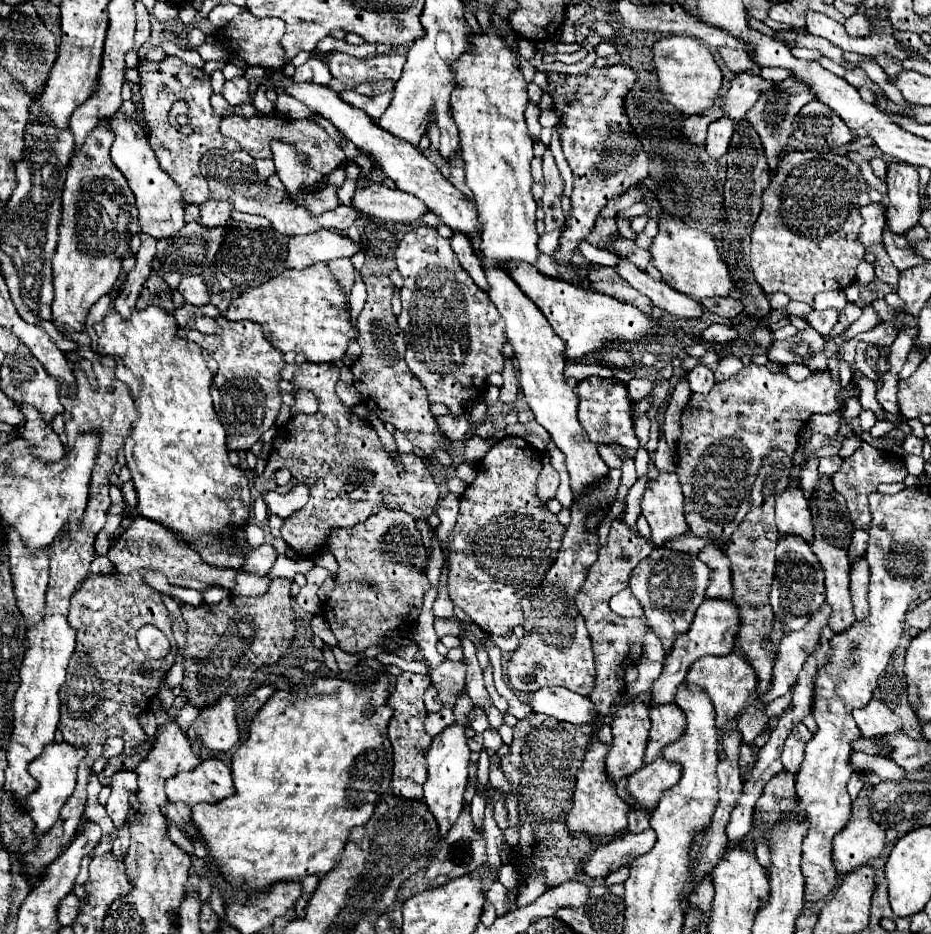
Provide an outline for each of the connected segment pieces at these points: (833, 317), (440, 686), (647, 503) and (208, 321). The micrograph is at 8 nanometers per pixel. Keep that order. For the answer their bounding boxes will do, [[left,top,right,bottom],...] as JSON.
[[803,309,839,335],[431,659,466,705],[641,471,687,547],[193,317,219,333]]

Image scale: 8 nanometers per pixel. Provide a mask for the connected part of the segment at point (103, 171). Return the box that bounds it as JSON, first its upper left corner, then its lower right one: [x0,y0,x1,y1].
[53,119,139,333]

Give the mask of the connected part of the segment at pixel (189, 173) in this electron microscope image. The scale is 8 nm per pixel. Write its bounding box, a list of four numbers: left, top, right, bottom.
[137,57,241,205]

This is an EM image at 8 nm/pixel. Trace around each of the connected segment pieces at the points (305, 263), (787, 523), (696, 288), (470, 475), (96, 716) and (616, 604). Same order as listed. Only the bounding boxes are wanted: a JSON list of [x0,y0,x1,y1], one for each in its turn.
[[287,231,363,269],[775,483,813,543],[649,213,735,299],[455,463,477,483],[59,571,177,751],[611,589,643,617]]

